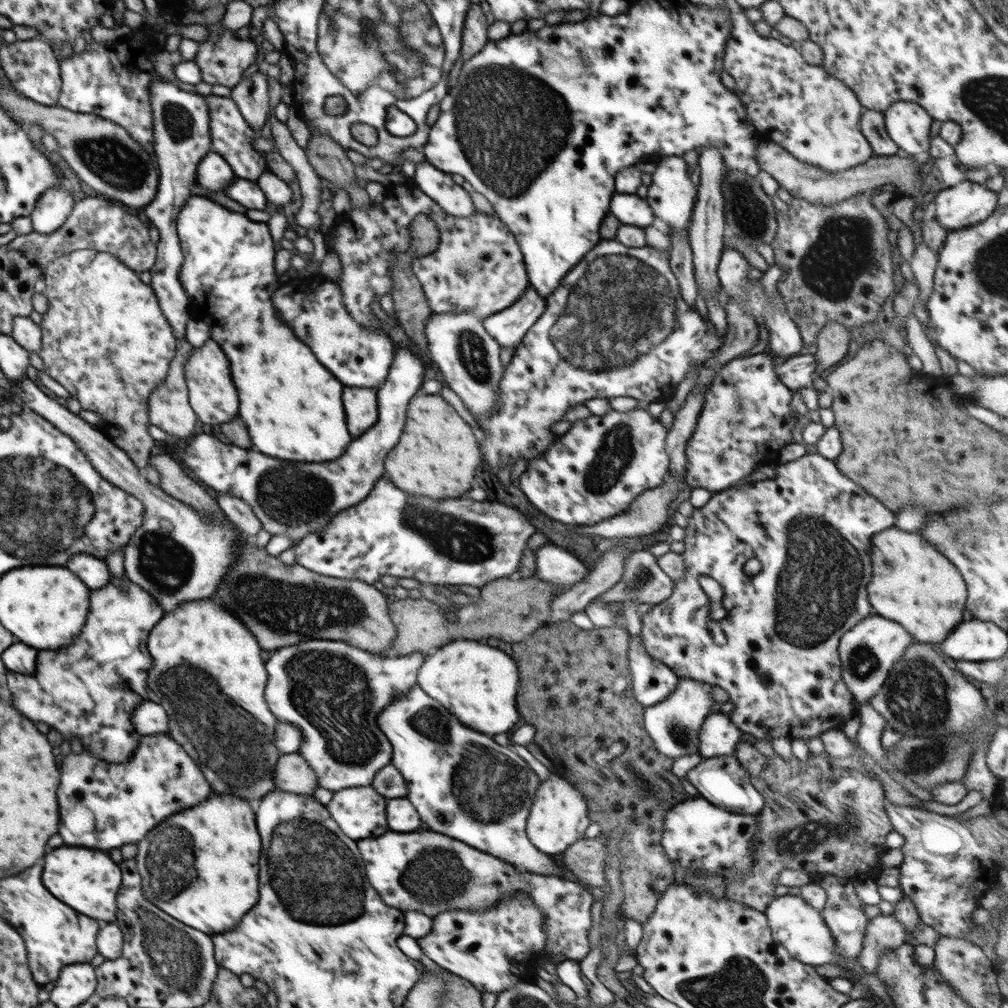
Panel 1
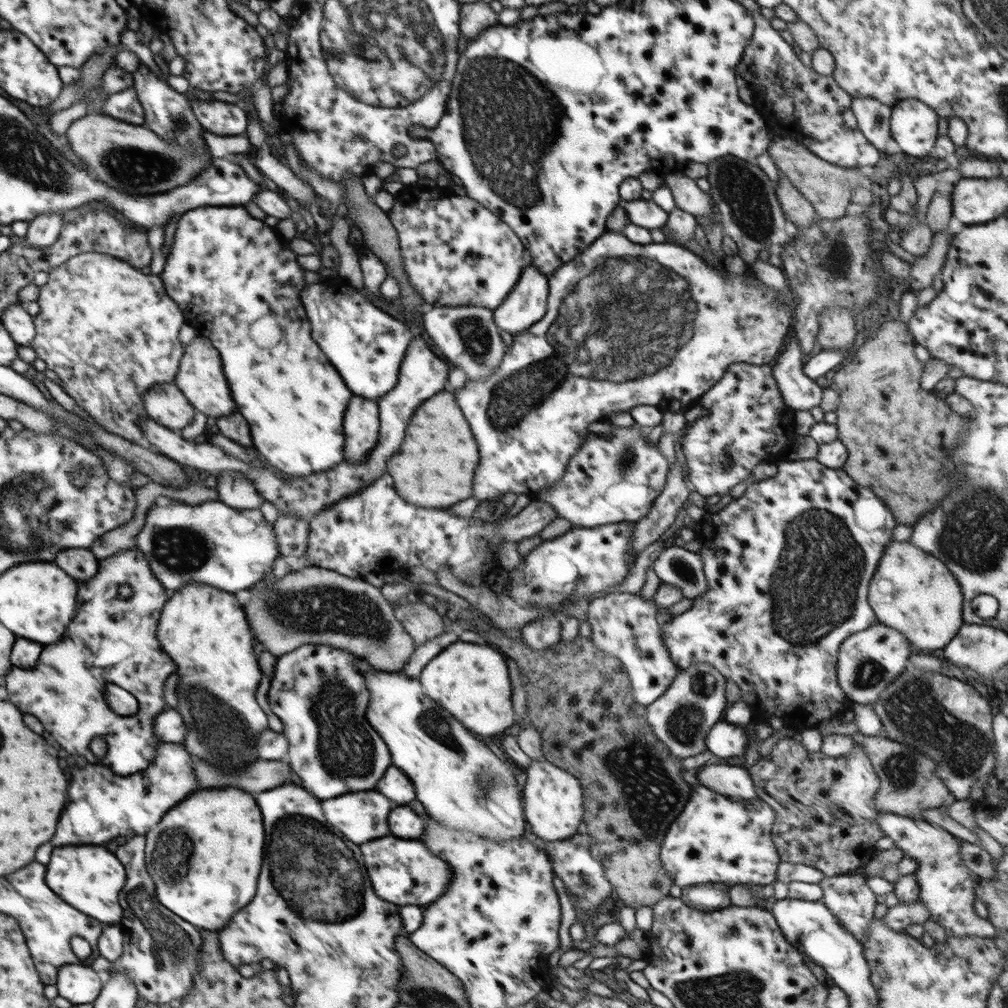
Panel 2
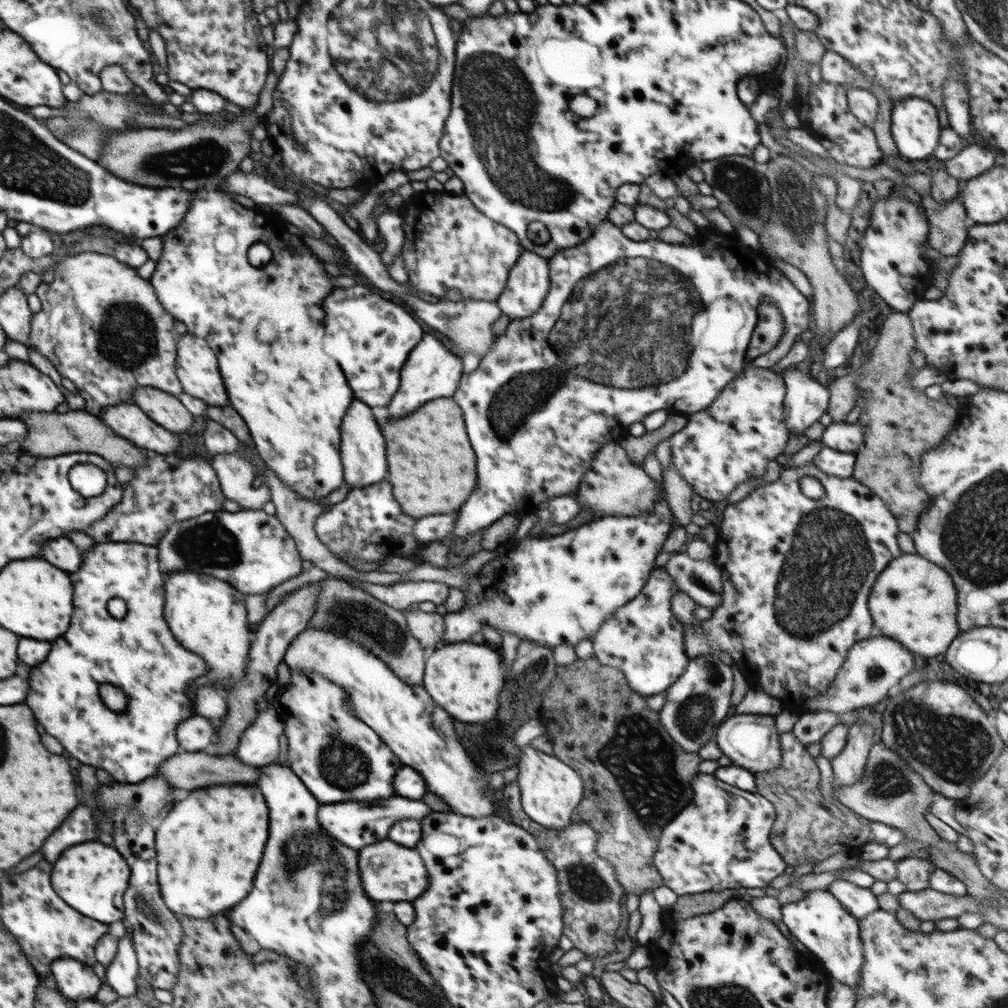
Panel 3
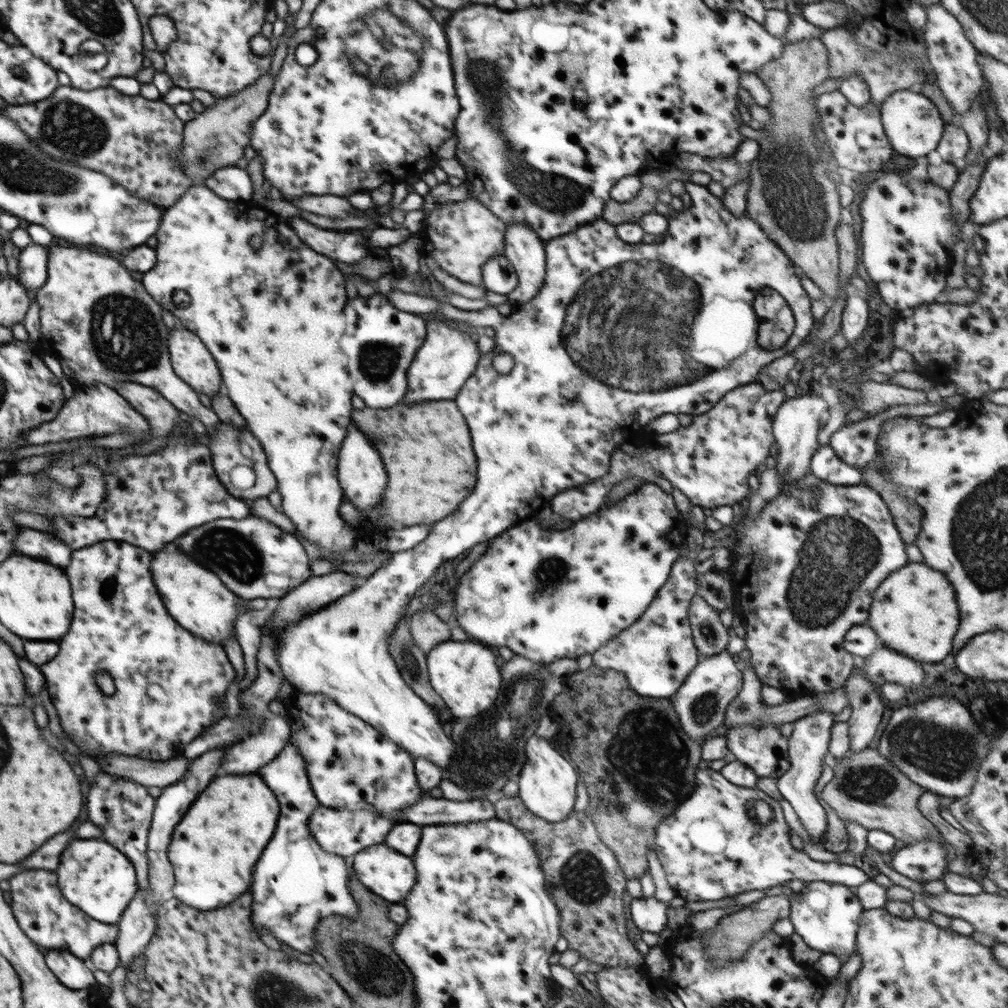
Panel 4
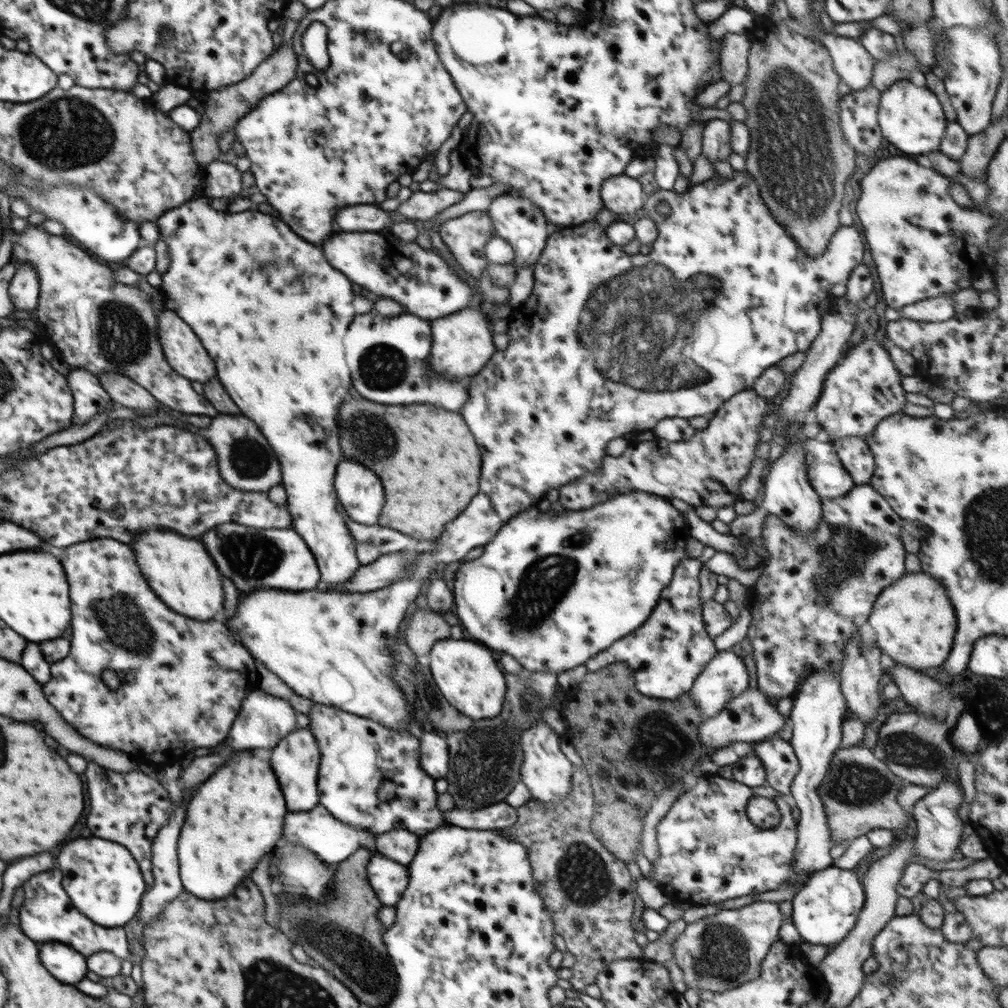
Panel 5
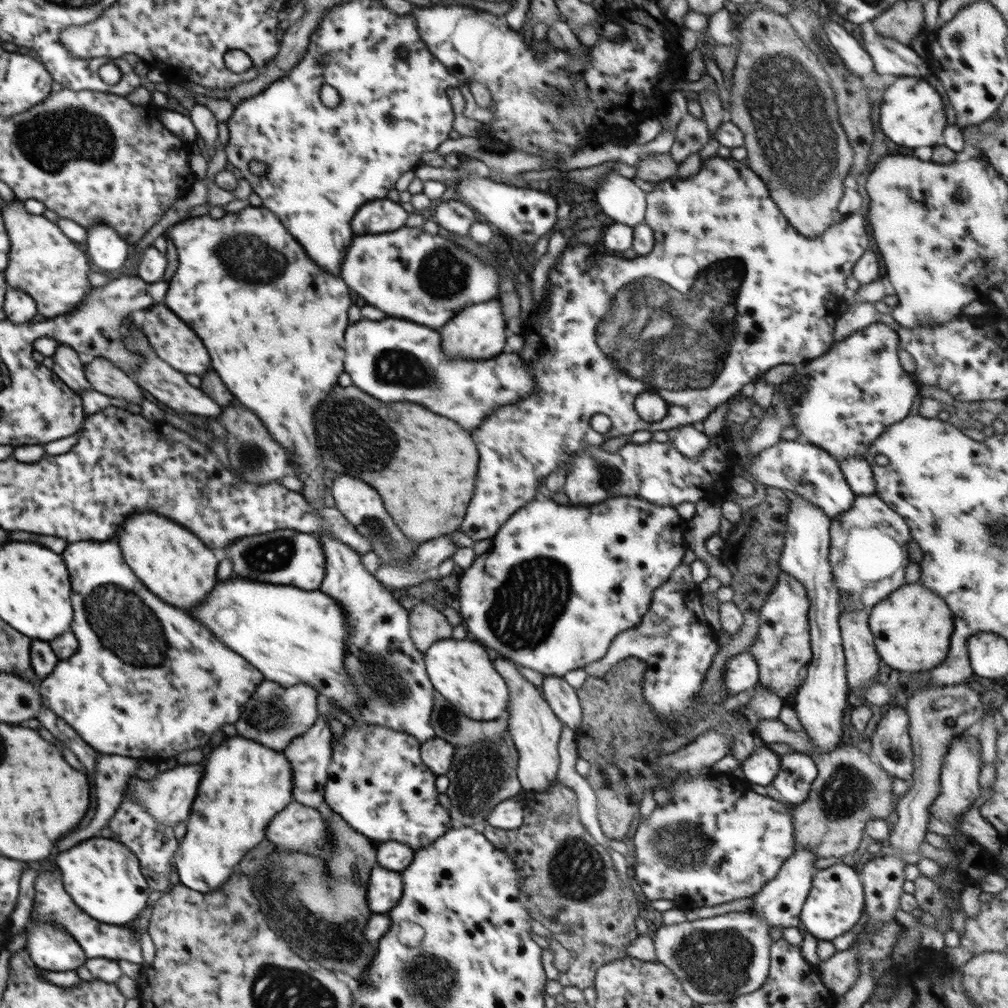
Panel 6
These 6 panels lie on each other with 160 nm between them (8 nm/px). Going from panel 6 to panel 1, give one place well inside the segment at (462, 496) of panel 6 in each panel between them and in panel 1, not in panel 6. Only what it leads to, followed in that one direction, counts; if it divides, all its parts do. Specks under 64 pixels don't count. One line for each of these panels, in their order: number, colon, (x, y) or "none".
1: (437, 456)
2: (434, 467)
3: (432, 469)
4: (426, 448)
5: (429, 464)

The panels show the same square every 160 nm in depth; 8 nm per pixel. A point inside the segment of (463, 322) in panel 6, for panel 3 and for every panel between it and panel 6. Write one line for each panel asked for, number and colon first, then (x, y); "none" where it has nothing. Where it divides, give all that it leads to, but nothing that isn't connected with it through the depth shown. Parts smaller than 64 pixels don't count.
3: (431, 371)
4: (448, 357)
5: (462, 344)

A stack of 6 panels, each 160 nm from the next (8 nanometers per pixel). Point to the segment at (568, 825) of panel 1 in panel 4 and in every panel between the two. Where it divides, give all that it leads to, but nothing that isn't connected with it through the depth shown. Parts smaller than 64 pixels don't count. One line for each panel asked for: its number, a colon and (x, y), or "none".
2: (553, 798)
3: (550, 790)
4: (547, 783)

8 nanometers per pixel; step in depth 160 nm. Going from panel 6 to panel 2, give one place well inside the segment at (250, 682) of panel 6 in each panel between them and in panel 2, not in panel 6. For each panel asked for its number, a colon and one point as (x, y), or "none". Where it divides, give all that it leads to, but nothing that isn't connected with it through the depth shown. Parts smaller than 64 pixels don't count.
2: (113, 640)
3: (138, 653)
4: (168, 681)
5: (170, 667)

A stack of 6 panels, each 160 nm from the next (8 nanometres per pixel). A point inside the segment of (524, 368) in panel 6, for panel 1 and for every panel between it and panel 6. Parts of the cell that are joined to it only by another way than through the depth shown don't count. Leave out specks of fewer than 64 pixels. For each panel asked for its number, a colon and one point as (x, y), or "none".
1: (357, 355)
2: (366, 345)
3: (371, 337)
4: (380, 341)
5: (388, 358)

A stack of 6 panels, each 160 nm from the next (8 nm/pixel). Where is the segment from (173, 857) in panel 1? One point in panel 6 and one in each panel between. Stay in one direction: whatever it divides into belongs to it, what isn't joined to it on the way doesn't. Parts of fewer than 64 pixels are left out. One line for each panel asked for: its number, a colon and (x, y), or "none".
2: (188, 853)
3: (208, 846)
4: (214, 847)
5: (236, 816)
6: (245, 783)

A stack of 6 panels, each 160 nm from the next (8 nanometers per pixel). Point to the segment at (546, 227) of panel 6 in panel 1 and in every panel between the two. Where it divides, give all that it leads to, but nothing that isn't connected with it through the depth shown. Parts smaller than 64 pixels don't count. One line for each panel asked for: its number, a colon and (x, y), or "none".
1: (508, 327)
2: (527, 303)
3: (528, 284)
4: (524, 248)
5: (523, 225)

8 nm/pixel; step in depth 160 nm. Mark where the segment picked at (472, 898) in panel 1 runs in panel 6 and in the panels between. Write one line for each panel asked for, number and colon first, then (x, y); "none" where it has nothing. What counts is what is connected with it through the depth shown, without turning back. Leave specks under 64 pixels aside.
2: (403, 871)
3: (391, 872)
4: (391, 875)
5: (389, 879)
6: (385, 889)

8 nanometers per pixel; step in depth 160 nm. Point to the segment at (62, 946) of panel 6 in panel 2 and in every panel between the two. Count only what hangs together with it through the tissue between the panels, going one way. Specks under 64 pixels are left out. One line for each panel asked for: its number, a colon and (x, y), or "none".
2: (78, 984)
3: (76, 981)
4: (75, 974)
5: (67, 965)

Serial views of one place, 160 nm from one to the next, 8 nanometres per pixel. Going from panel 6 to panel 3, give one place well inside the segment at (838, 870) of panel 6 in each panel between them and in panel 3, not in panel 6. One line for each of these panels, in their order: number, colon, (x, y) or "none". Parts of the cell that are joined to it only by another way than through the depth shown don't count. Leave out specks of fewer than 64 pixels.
3: (819, 921)
4: (826, 915)
5: (825, 910)

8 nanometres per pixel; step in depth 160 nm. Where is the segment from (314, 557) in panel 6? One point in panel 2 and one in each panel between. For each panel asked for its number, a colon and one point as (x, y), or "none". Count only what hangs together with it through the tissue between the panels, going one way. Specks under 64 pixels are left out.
2: (209, 543)
3: (252, 551)
4: (255, 559)
5: (254, 558)

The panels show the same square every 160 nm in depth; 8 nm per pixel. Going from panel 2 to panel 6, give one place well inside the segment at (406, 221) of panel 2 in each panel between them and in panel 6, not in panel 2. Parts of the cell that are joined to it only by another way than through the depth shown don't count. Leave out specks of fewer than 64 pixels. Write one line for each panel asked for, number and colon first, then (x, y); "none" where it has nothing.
3: (447, 242)
4: (465, 234)
5: (466, 236)
6: (453, 216)

